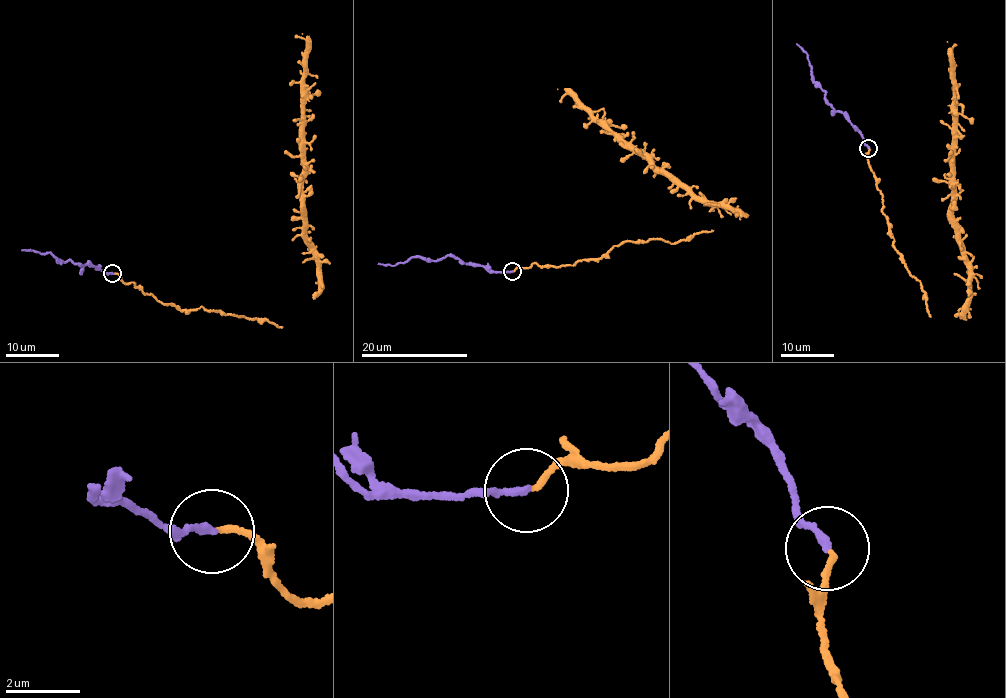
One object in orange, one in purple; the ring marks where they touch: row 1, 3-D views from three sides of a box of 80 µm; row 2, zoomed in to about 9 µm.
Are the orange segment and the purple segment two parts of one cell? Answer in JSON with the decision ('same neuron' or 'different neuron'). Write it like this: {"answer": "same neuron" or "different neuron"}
{"answer": "same neuron"}

